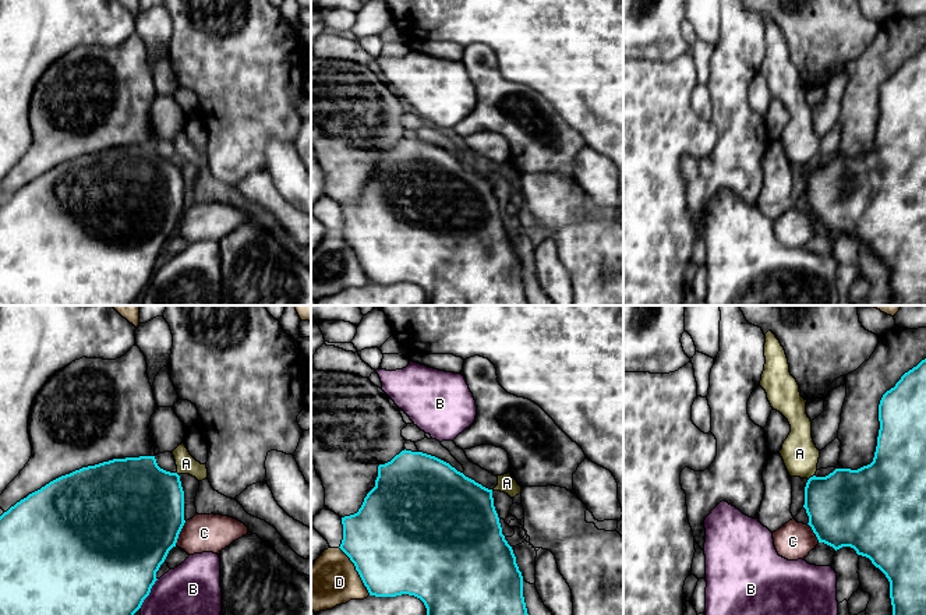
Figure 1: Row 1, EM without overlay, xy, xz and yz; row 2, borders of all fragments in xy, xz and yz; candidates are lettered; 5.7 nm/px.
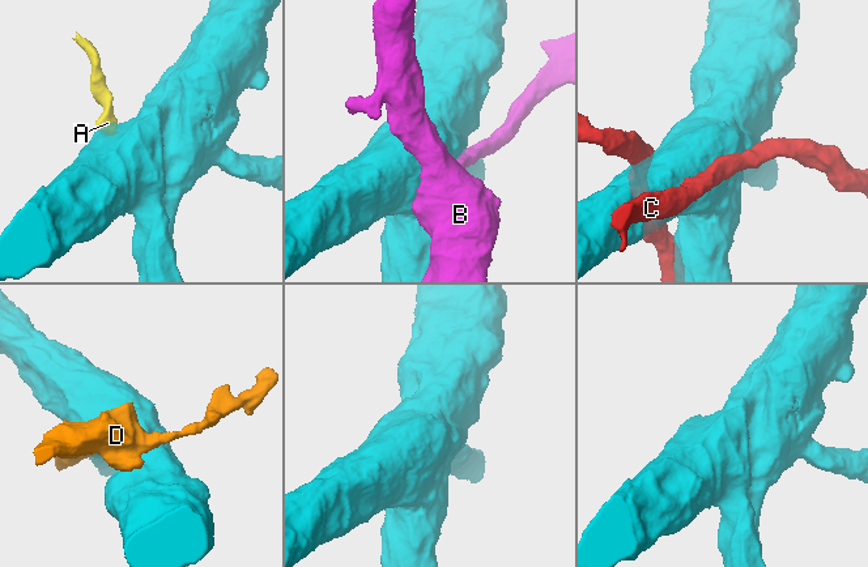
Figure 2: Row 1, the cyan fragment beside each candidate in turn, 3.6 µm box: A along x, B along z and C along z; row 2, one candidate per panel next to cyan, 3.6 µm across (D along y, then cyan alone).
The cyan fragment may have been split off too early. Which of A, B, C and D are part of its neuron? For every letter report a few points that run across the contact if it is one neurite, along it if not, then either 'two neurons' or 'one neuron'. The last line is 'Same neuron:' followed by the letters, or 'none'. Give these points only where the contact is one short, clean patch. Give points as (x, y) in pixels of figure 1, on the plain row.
A: yz (813, 162), (808, 168) | two neurons
B: two neurons
C: two neurons
D: two neurons
Same neuron: none

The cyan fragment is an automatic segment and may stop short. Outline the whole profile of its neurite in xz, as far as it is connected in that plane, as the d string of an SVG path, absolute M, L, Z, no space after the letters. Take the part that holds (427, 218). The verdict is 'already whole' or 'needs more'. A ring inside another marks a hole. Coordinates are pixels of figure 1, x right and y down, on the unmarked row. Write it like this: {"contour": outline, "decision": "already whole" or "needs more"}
{"contour": "M404 137L390 149L379 152L375 174L357 201L342 205L342 212L339 236L354 251L370 283L414 283L424 290L427 305L530 305L523 284L523 264L502 222L492 177L435 144Z", "decision": "already whole"}

